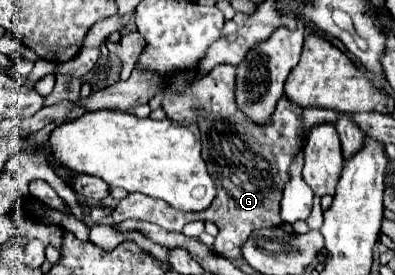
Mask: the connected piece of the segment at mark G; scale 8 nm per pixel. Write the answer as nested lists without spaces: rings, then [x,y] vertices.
[[[218,66],[210,74],[206,74],[202,80],[194,82],[192,88],[188,88],[182,94],[166,94],[162,96],[162,110],[168,114],[168,118],[176,122],[196,122],[202,132],[202,158],[208,164],[208,172],[212,180],[218,184],[214,204],[202,212],[178,212],[176,208],[170,208],[170,204],[162,204],[162,200],[154,200],[150,196],[142,194],[128,194],[124,200],[118,202],[118,206],[112,212],[112,222],[124,222],[124,220],[144,220],[162,226],[164,230],[170,232],[182,232],[182,226],[194,220],[208,220],[218,226],[218,236],[214,242],[214,250],[226,258],[238,258],[240,256],[240,246],[246,236],[254,228],[274,228],[282,220],[278,218],[278,208],[280,208],[280,198],[282,198],[282,188],[286,184],[286,166],[290,166],[290,156],[298,152],[298,140],[294,140],[294,128],[298,128],[298,112],[302,108],[298,104],[292,104],[288,98],[282,98],[278,102],[278,108],[274,116],[270,118],[270,124],[266,128],[254,128],[238,108],[234,108],[234,66]]]

